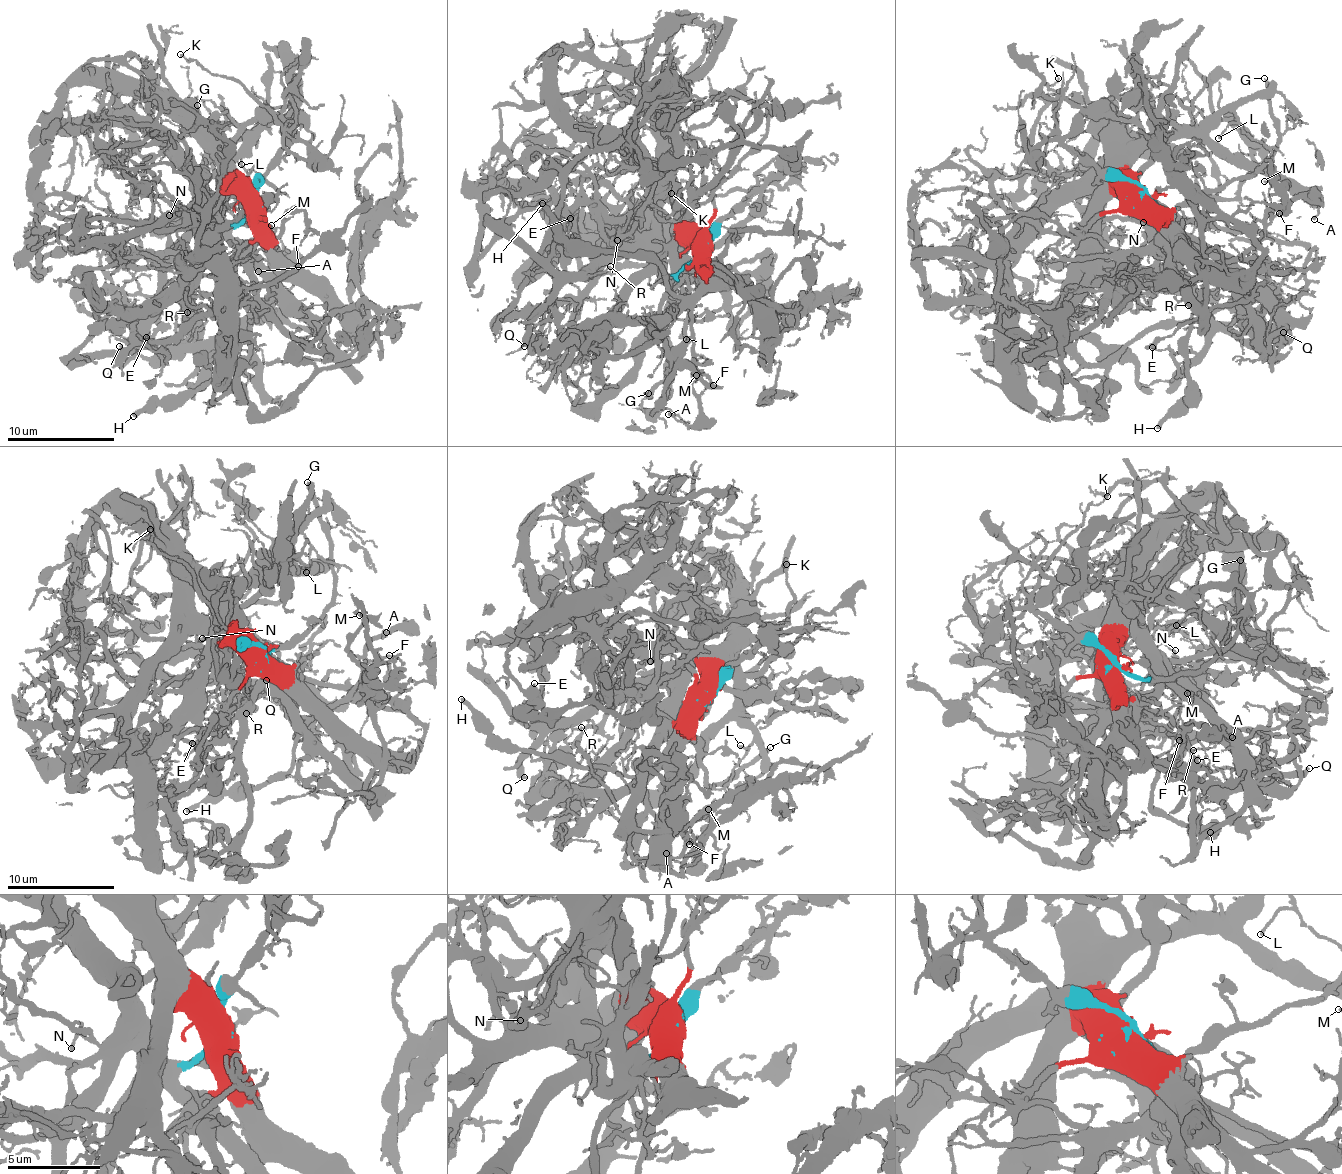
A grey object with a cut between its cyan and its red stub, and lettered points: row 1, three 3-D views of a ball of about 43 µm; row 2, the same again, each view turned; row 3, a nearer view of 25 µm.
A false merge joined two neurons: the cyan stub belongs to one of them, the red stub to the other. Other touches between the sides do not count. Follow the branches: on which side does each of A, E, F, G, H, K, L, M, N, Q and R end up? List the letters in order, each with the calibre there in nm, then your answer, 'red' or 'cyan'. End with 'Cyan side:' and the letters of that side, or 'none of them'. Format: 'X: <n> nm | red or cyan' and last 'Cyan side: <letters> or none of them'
A: 170 nm | red
E: 110 nm | cyan
F: 190 nm | red
G: 340 nm | cyan
H: 320 nm | red
K: 130 nm | cyan
L: 130 nm | red
M: 140 nm | red
N: 130 nm | cyan
Q: 280 nm | cyan
R: 130 nm | cyan
Cyan side: E, G, K, N, Q, R

